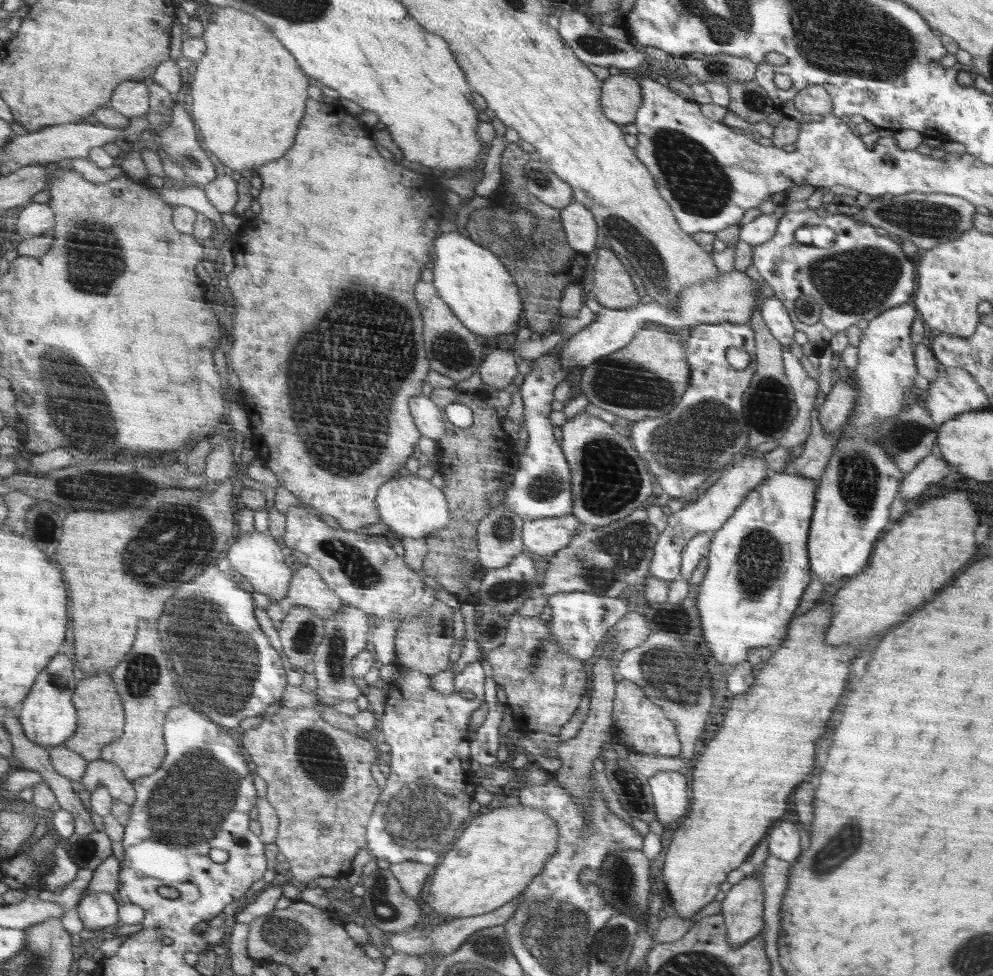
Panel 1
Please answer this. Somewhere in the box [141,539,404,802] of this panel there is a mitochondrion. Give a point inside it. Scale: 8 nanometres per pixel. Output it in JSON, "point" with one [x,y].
{"point":[225,666]}

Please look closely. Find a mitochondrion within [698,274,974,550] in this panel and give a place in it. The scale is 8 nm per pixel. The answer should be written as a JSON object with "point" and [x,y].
{"point":[859,477]}

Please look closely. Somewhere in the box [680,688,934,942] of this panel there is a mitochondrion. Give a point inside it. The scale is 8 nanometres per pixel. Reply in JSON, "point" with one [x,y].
{"point":[848,839]}

